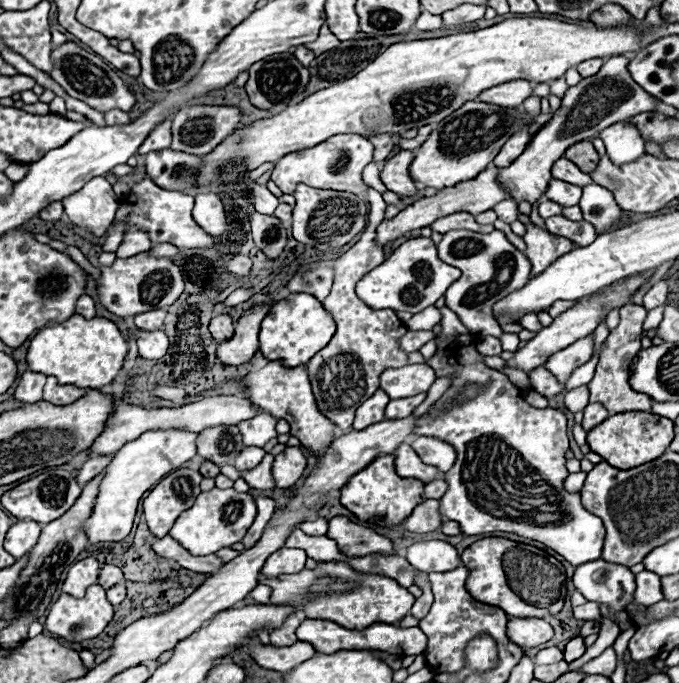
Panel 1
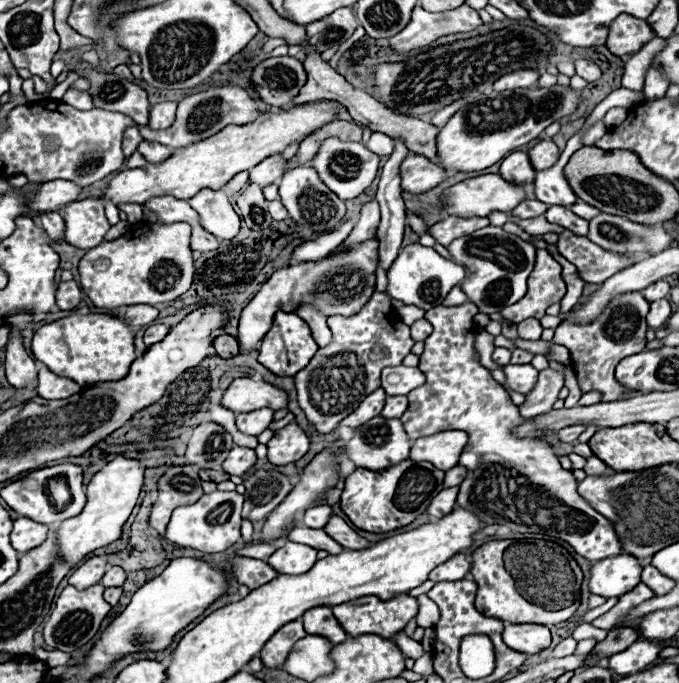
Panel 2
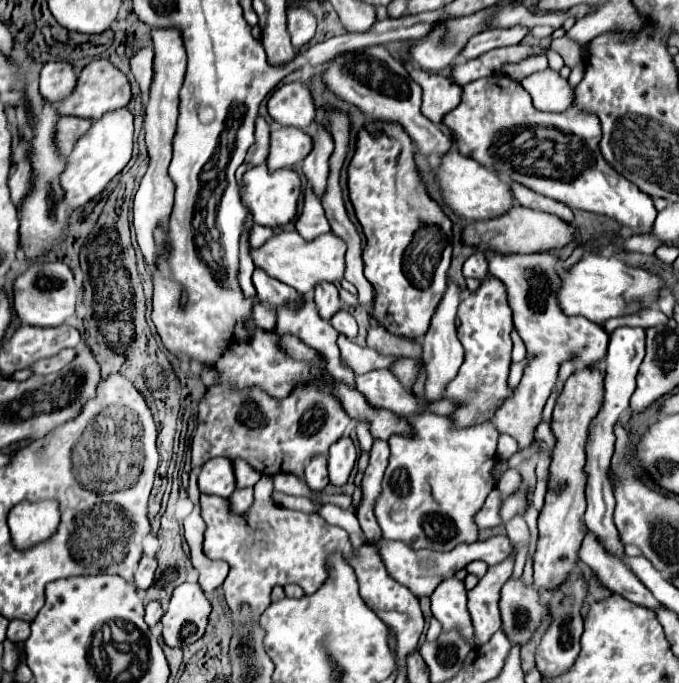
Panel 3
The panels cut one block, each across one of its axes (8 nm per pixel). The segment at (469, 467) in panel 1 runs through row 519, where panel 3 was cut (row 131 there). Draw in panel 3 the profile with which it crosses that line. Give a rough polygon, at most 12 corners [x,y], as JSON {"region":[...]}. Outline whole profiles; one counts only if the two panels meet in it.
{"region":[[506,74],[442,118],[462,156],[636,234],[650,196],[604,162],[596,116],[540,112]]}

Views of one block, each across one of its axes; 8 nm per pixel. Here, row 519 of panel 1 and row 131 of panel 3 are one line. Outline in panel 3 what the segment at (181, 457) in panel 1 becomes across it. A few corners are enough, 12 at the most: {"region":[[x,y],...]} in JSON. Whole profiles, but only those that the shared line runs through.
{"region":[[106,112],[60,176],[70,208],[90,202],[132,158],[134,114]]}

